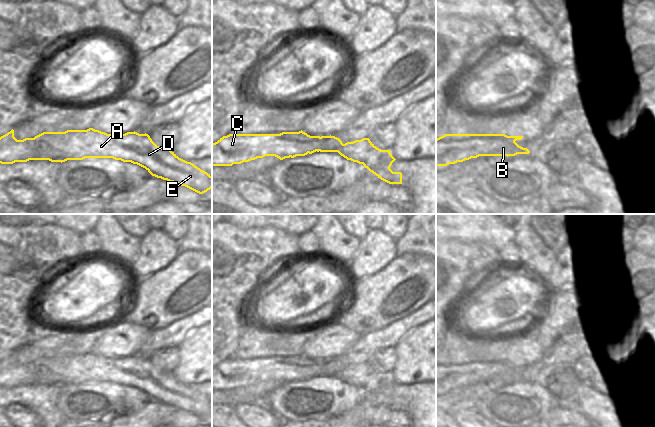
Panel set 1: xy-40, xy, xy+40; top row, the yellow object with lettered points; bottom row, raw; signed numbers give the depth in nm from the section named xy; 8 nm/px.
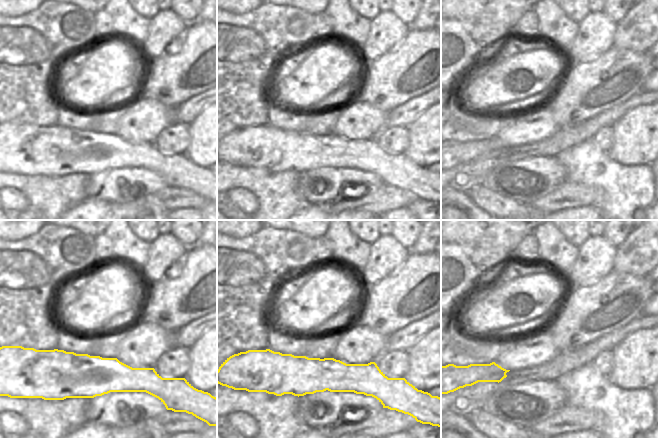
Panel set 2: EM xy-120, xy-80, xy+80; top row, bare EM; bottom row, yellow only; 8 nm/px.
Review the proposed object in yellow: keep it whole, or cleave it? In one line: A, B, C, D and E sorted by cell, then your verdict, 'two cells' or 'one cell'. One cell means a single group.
A D E / B C | two cells

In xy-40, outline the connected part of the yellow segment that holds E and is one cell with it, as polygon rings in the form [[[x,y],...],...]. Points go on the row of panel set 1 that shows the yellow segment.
[[[93,128],[87,130],[67,130],[65,132],[43,132],[34,137],[36,160],[65,162],[85,158],[113,158],[131,162],[145,168],[152,176],[185,186],[199,194],[212,188],[212,176],[191,162],[179,158],[168,148],[157,146],[148,134],[127,132],[125,134],[107,134]]]

